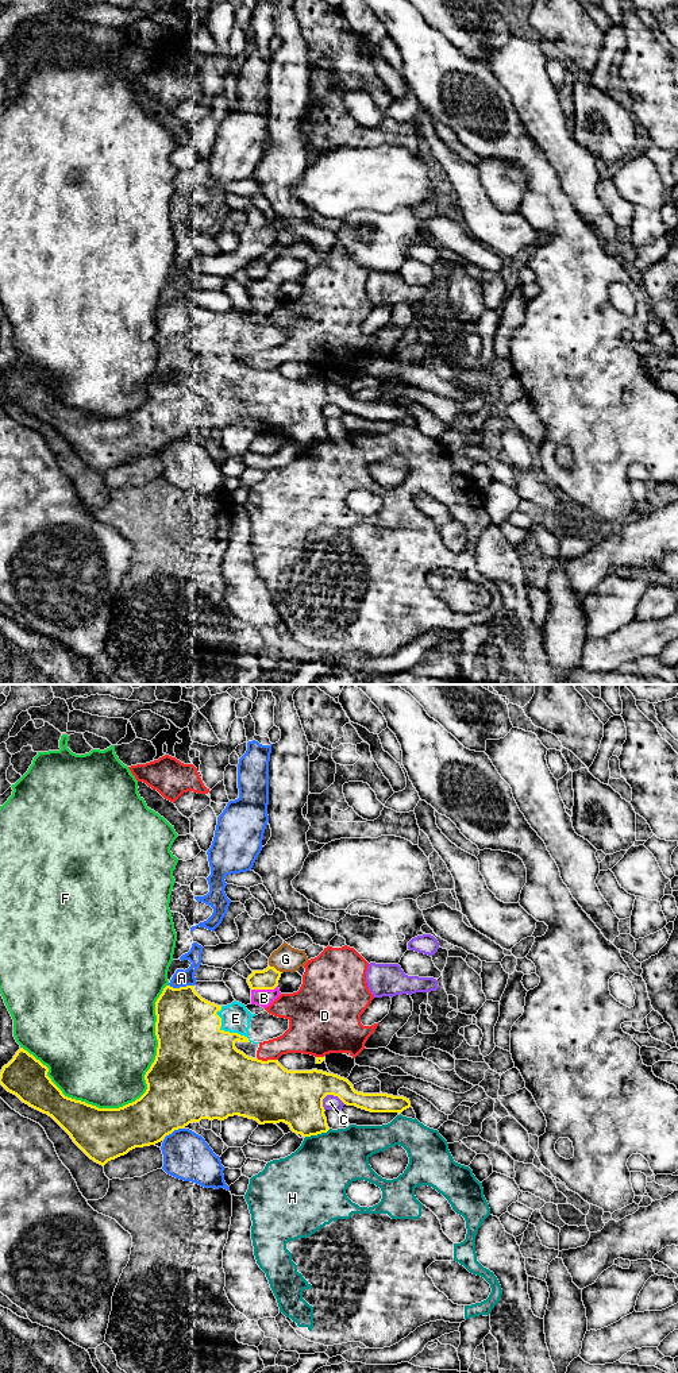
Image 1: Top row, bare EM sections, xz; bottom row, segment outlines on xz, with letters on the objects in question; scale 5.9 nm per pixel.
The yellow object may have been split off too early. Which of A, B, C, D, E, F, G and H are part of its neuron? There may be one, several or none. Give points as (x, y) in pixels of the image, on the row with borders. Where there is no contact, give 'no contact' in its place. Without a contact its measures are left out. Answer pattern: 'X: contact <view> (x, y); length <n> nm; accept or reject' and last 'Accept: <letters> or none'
A: contact xz (181, 987); length 140 nm; reject
B: contact xz (264, 988); length 160 nm; accept
C: contact xz (334, 1095); length 150 nm; reject
D: contact xz (268, 1060); length 130 nm; reject
E: contact xz (223, 1030); length 280 nm; accept
F: contact xz (133, 1102); length 950 nm; reject
G: contact xz (274, 968); length 100 nm; accept
H: contact xz (318, 1133); length 160 nm; reject
Accept: B, E, G

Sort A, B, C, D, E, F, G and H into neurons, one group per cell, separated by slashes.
A / B E G / C / D / F / H

